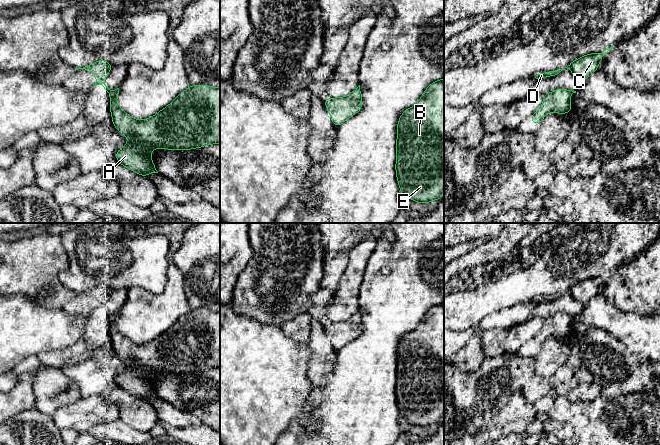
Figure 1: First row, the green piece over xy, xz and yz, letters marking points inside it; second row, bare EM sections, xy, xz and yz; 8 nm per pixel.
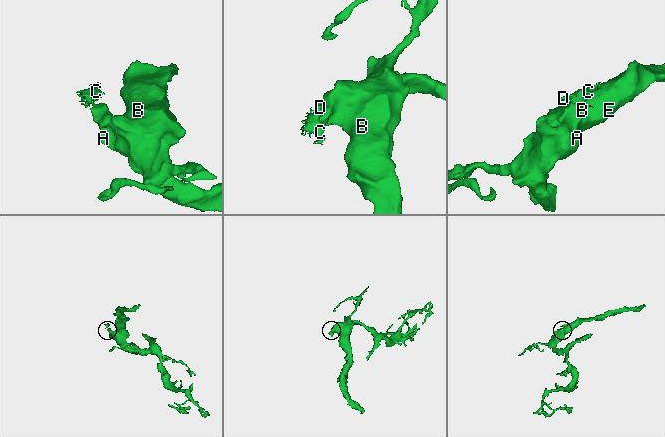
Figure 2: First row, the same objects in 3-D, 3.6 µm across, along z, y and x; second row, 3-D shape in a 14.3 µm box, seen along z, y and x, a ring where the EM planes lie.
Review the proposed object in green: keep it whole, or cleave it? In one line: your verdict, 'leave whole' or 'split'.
split

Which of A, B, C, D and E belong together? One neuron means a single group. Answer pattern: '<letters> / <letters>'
A B E / C D

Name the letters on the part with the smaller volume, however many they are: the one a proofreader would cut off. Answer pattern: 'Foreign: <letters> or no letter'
Foreign: C, D

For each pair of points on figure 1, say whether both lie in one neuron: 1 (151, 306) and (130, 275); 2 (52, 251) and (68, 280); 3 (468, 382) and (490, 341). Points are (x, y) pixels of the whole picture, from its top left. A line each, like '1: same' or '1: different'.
1: different
2: different
3: different

